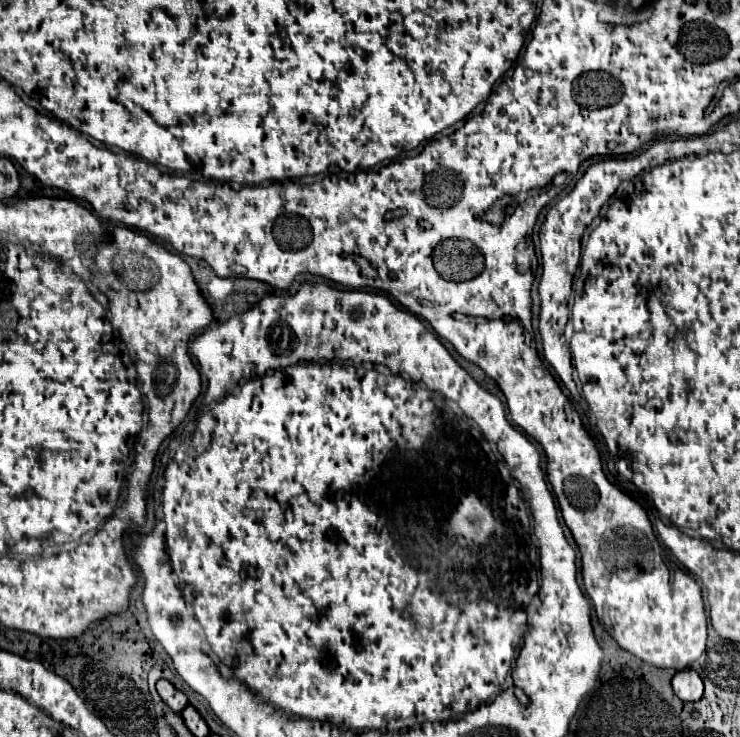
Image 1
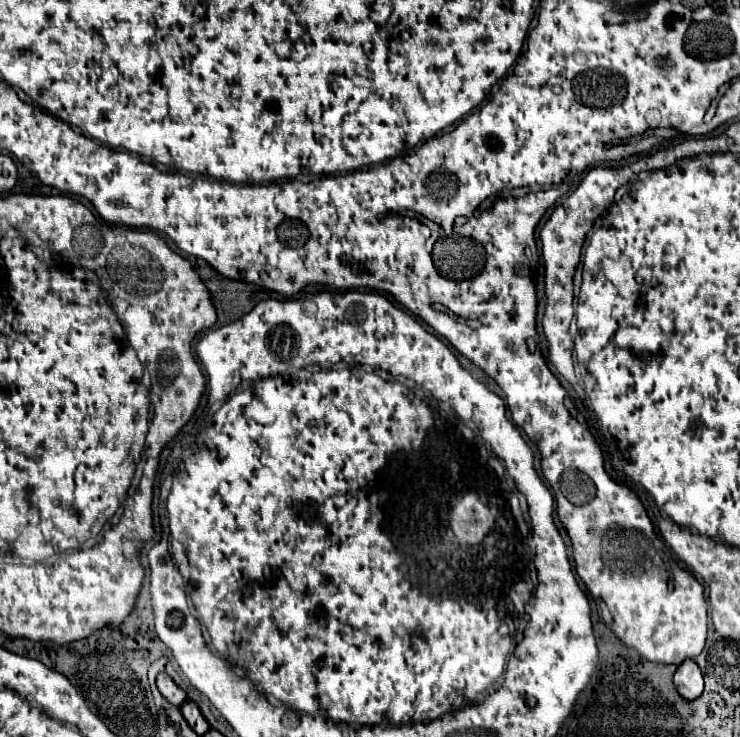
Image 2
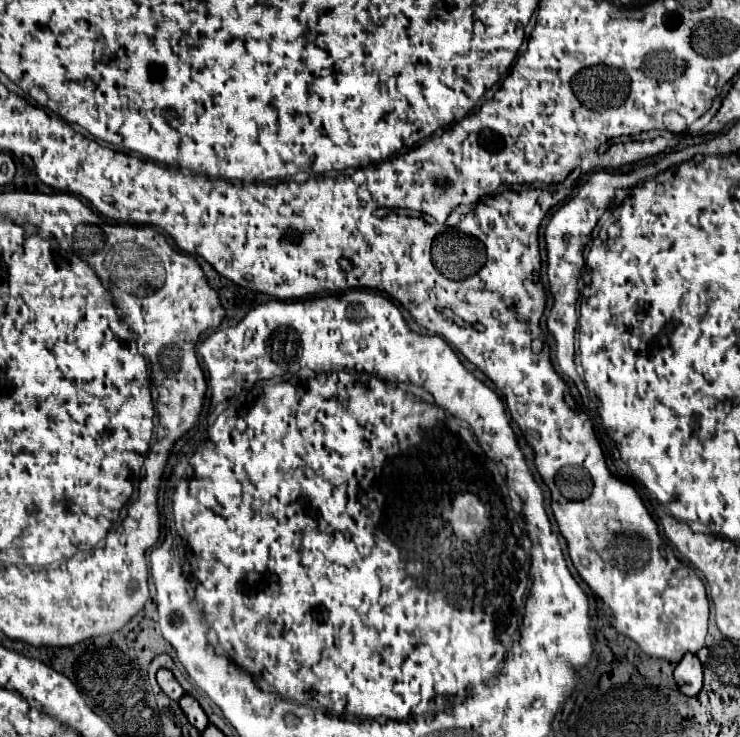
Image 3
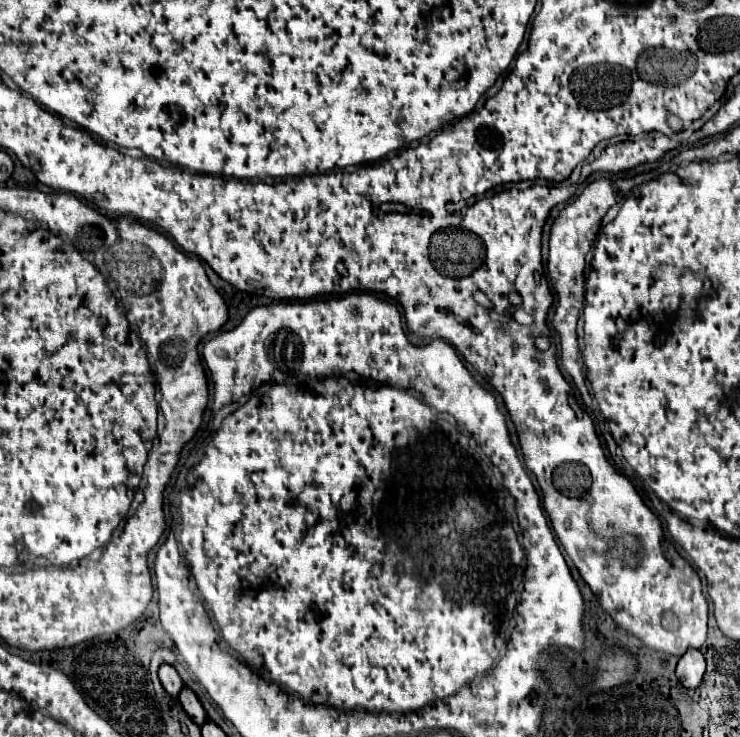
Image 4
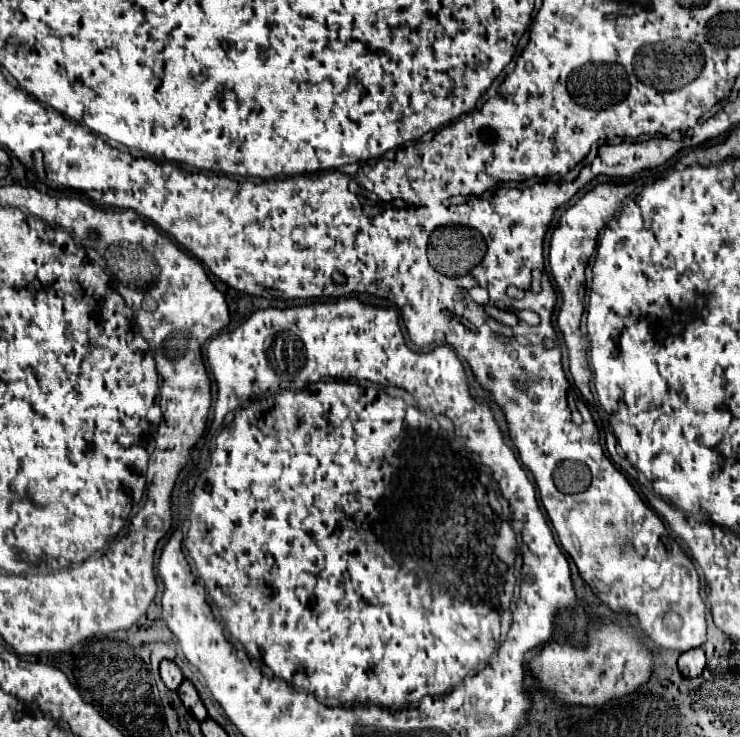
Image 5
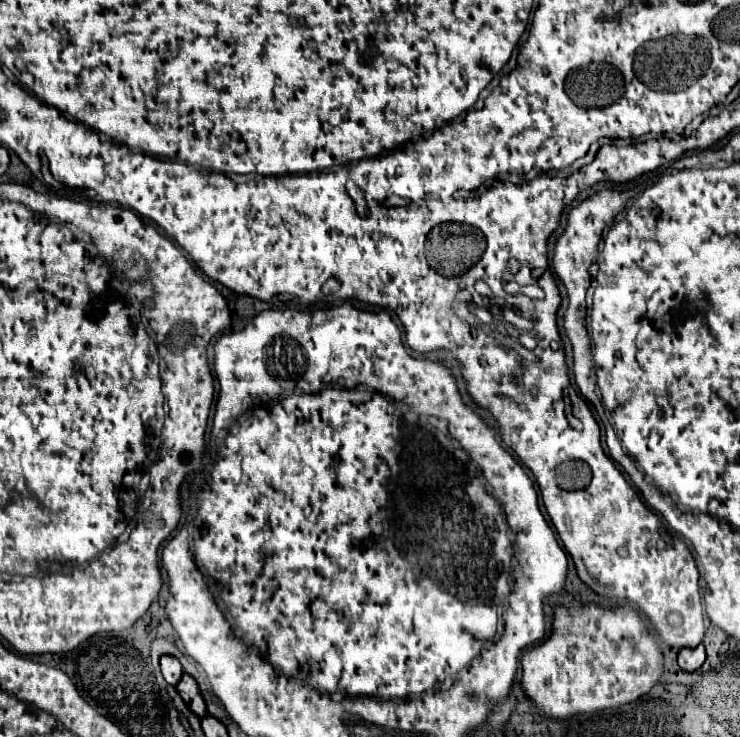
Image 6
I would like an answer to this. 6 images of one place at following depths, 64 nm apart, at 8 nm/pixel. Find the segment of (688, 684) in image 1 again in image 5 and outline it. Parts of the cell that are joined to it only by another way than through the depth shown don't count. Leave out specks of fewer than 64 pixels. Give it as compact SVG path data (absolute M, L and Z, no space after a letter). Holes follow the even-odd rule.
M694 648L694 650L688 650L684 652L680 658L678 658L678 668L684 676L688 678L694 678L698 676L706 666L706 656L704 656L704 650L702 648Z

